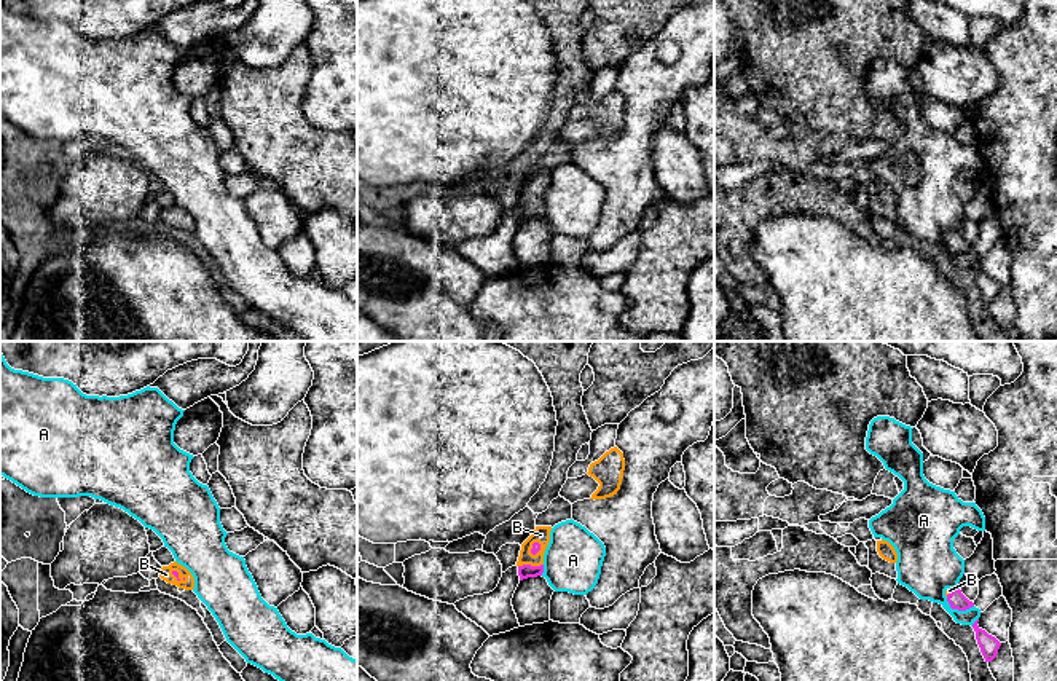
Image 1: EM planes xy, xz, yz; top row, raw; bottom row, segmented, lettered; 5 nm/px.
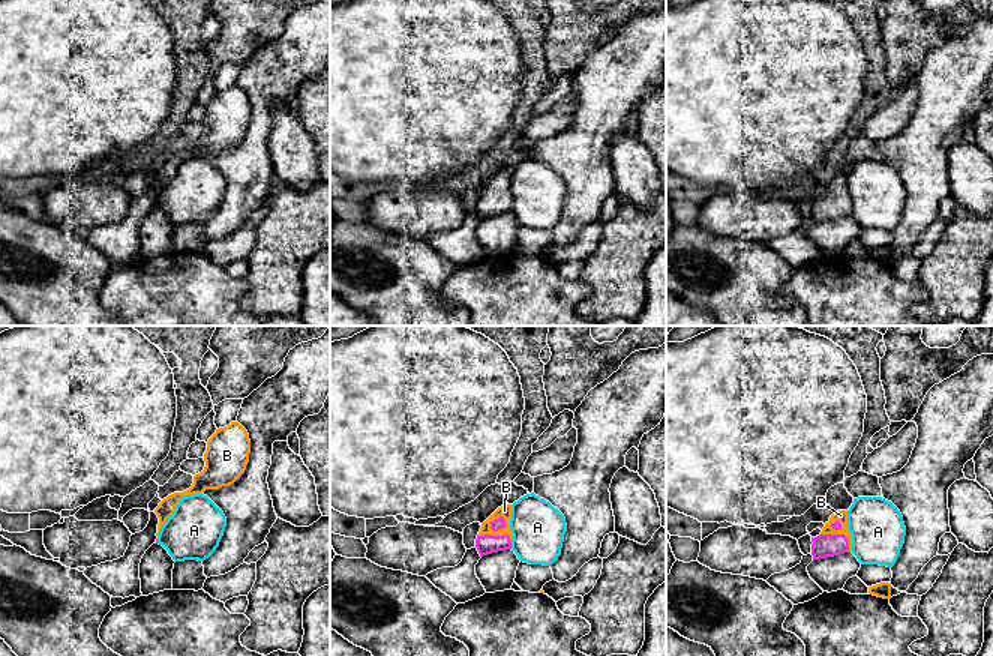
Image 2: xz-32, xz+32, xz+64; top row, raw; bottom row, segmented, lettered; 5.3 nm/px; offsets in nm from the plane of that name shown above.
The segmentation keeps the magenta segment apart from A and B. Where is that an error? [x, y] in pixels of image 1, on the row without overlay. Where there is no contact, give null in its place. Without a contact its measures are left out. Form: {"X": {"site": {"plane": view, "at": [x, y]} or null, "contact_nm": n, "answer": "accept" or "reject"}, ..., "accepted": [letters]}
{"A": {"site": {"plane": "yz", "at": [957, 251]}, "contact_nm": 150, "answer": "reject"}, "B": {"site": {"plane": "xz", "at": [530, 208]}, "contact_nm": 130, "answer": "accept"}, "accepted": ["B"]}

